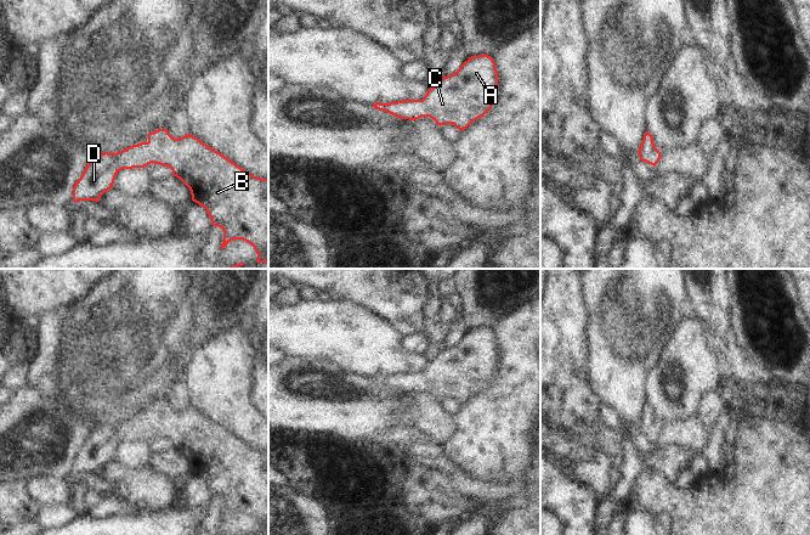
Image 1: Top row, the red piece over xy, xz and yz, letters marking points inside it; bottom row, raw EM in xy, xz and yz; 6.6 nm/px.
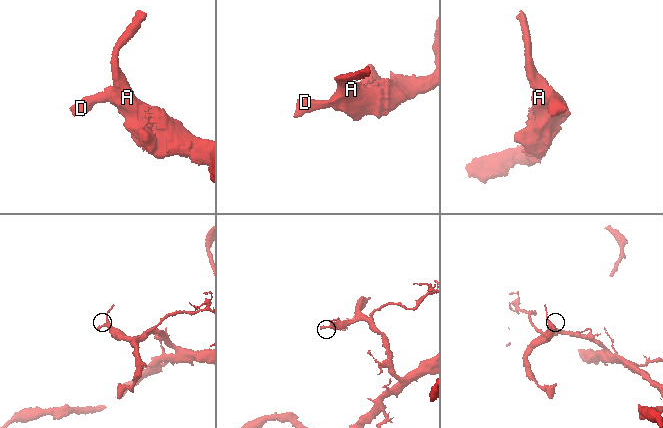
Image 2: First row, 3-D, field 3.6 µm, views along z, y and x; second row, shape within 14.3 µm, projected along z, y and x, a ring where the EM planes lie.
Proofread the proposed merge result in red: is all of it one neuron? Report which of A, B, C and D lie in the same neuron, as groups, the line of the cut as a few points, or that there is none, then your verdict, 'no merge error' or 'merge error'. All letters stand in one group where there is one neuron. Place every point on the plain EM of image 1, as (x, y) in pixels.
groups A B C D; cut none; no merge error

